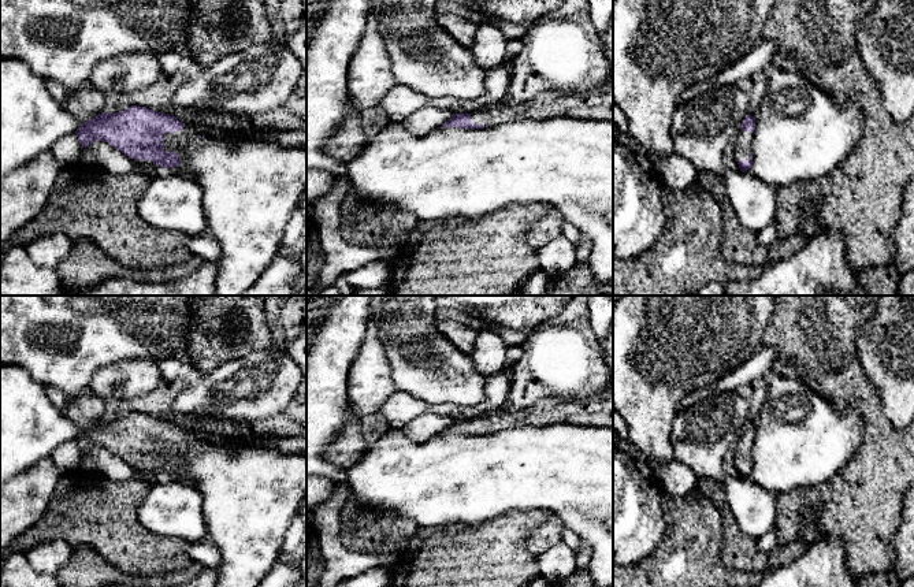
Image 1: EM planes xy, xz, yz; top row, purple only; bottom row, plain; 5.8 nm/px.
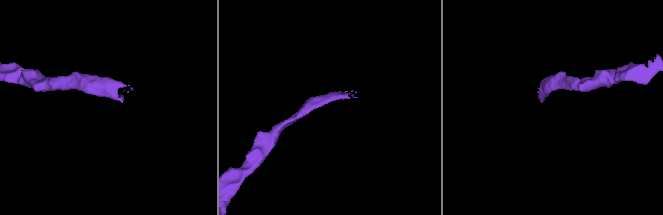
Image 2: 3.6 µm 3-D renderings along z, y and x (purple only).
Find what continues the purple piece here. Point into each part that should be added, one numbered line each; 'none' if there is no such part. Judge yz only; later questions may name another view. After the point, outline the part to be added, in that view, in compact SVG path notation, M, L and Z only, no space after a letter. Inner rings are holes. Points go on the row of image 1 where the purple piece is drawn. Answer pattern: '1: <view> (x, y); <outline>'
1: yz (740, 148); M742 130L739 135L733 140L729 152L735 156L736 160L748 160L751 145L753 145L753 134Z

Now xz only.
1: xz (597, 103); M613 73L605 83L575 93L543 90L535 99L516 105L501 104L471 114L473 125L486 127L513 120L580 118L613 123Z

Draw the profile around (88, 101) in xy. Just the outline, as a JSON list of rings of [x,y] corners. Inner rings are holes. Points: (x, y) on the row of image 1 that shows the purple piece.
[[[85,85],[74,93],[68,93],[63,107],[71,116],[83,123],[104,112],[105,94],[92,85]]]

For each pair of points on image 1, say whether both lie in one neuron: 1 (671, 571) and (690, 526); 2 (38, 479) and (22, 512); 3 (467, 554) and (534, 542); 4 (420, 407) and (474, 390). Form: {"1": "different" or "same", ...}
{"1": "same", "2": "same", "3": "different", "4": "different"}

